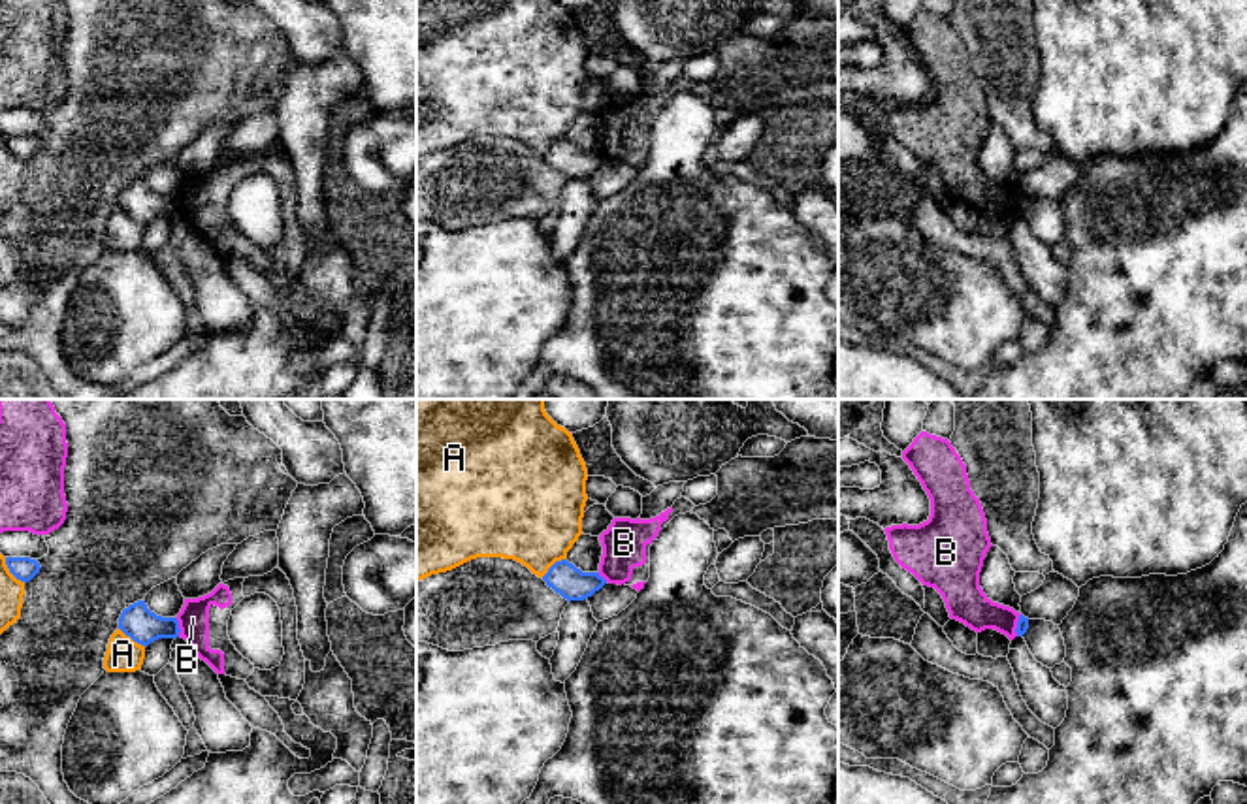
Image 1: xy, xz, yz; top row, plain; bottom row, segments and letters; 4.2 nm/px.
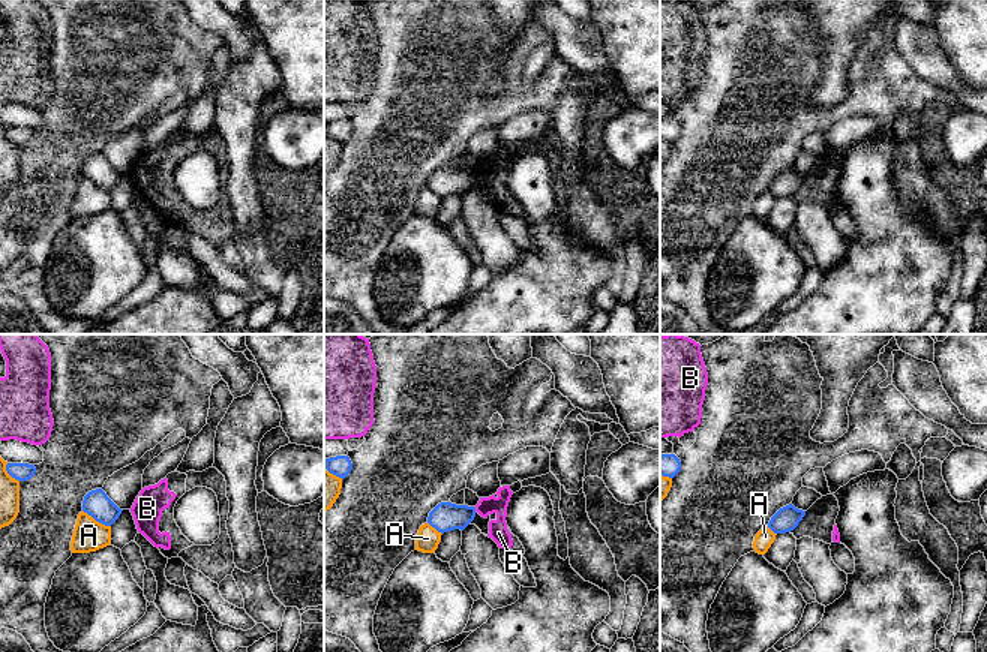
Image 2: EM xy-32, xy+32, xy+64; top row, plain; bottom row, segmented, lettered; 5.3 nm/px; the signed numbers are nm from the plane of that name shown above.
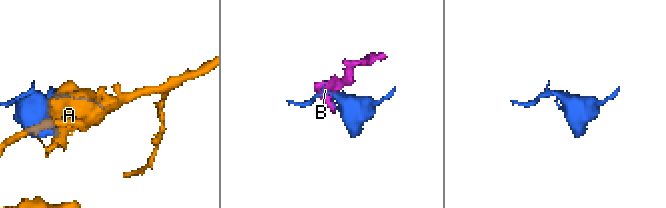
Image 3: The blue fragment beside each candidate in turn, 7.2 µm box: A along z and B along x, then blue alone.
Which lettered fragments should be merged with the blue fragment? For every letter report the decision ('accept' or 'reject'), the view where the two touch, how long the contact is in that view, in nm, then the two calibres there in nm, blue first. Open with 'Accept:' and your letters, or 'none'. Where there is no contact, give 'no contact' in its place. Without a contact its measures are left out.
Accept: none
A: reject; contact in xy; length 150 nm; calibres 150 and 150 nm
B: reject; contact in xy; length 80 nm; calibres 150 and 130 nm

